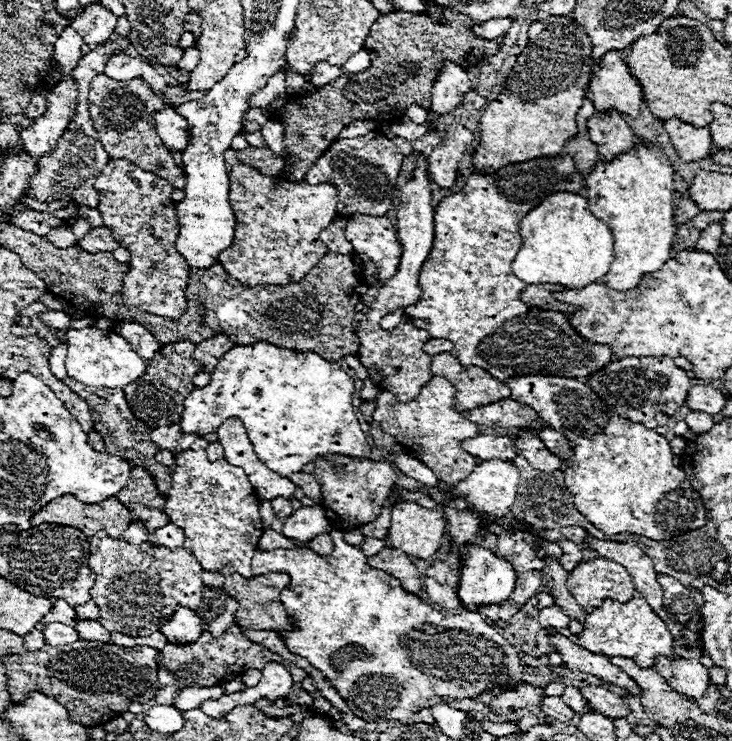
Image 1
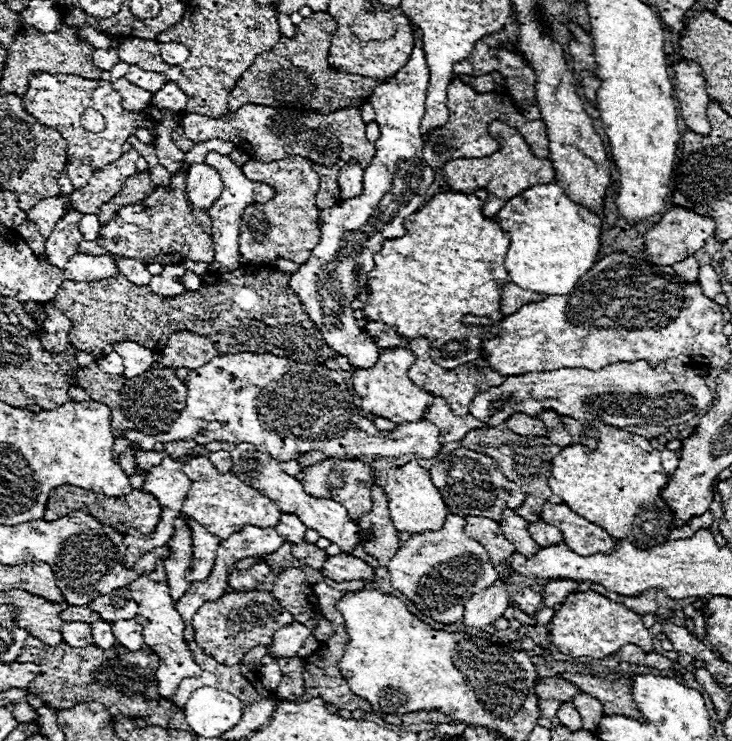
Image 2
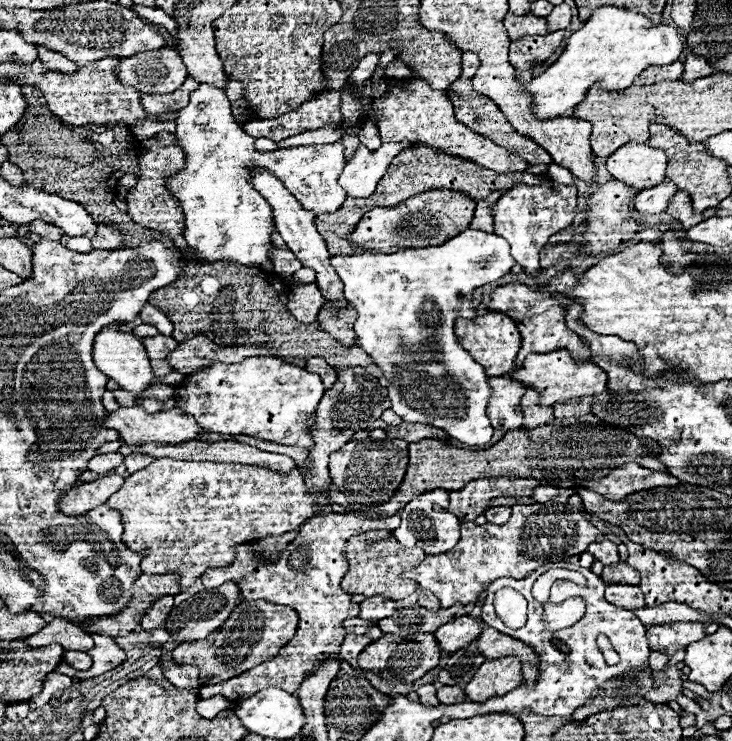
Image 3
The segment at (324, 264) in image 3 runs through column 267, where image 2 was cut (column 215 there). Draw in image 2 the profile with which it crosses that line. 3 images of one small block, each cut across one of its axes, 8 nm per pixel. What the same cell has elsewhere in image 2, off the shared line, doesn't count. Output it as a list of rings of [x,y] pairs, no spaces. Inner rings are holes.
[[[190,164],[188,166],[188,178],[186,178],[186,190],[188,198],[194,206],[206,210],[214,200],[218,200],[222,192],[222,178],[216,170],[202,164]]]

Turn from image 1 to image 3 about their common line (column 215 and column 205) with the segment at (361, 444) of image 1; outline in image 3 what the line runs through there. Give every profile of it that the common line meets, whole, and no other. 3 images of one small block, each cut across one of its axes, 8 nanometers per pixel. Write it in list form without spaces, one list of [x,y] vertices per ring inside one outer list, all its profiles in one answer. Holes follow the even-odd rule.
[[[250,356],[236,364],[212,364],[174,388],[174,396],[166,400],[162,410],[178,406],[192,414],[206,432],[246,434],[266,442],[314,448],[308,430],[314,426],[314,410],[324,396],[322,380],[314,372],[276,358]]]

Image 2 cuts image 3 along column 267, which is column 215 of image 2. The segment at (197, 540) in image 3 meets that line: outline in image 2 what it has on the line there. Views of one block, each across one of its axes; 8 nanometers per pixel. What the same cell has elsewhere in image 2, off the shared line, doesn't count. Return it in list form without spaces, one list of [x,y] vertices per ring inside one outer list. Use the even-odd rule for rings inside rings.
[[[196,456],[196,458],[186,460],[182,464],[182,470],[192,482],[192,486],[186,494],[182,512],[186,516],[194,518],[196,522],[200,522],[210,534],[216,534],[220,540],[228,538],[230,534],[240,532],[248,524],[250,526],[268,526],[268,528],[274,528],[278,524],[280,510],[270,498],[266,498],[264,494],[260,494],[260,490],[248,486],[246,482],[238,480],[232,472],[220,474],[206,456]]]

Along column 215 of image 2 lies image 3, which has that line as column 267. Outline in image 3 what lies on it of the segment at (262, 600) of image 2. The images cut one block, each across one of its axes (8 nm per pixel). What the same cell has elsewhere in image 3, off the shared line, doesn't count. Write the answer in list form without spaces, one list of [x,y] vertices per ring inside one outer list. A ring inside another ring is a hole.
[[[244,600],[234,608],[228,620],[208,634],[204,640],[184,642],[172,650],[172,658],[176,664],[190,664],[200,668],[198,684],[218,684],[222,680],[234,678],[234,674],[242,674],[250,670],[250,666],[258,666],[258,662],[266,662],[266,658],[274,658],[278,648],[282,648],[294,636],[298,624],[298,616],[290,606],[270,604],[266,600]]]

